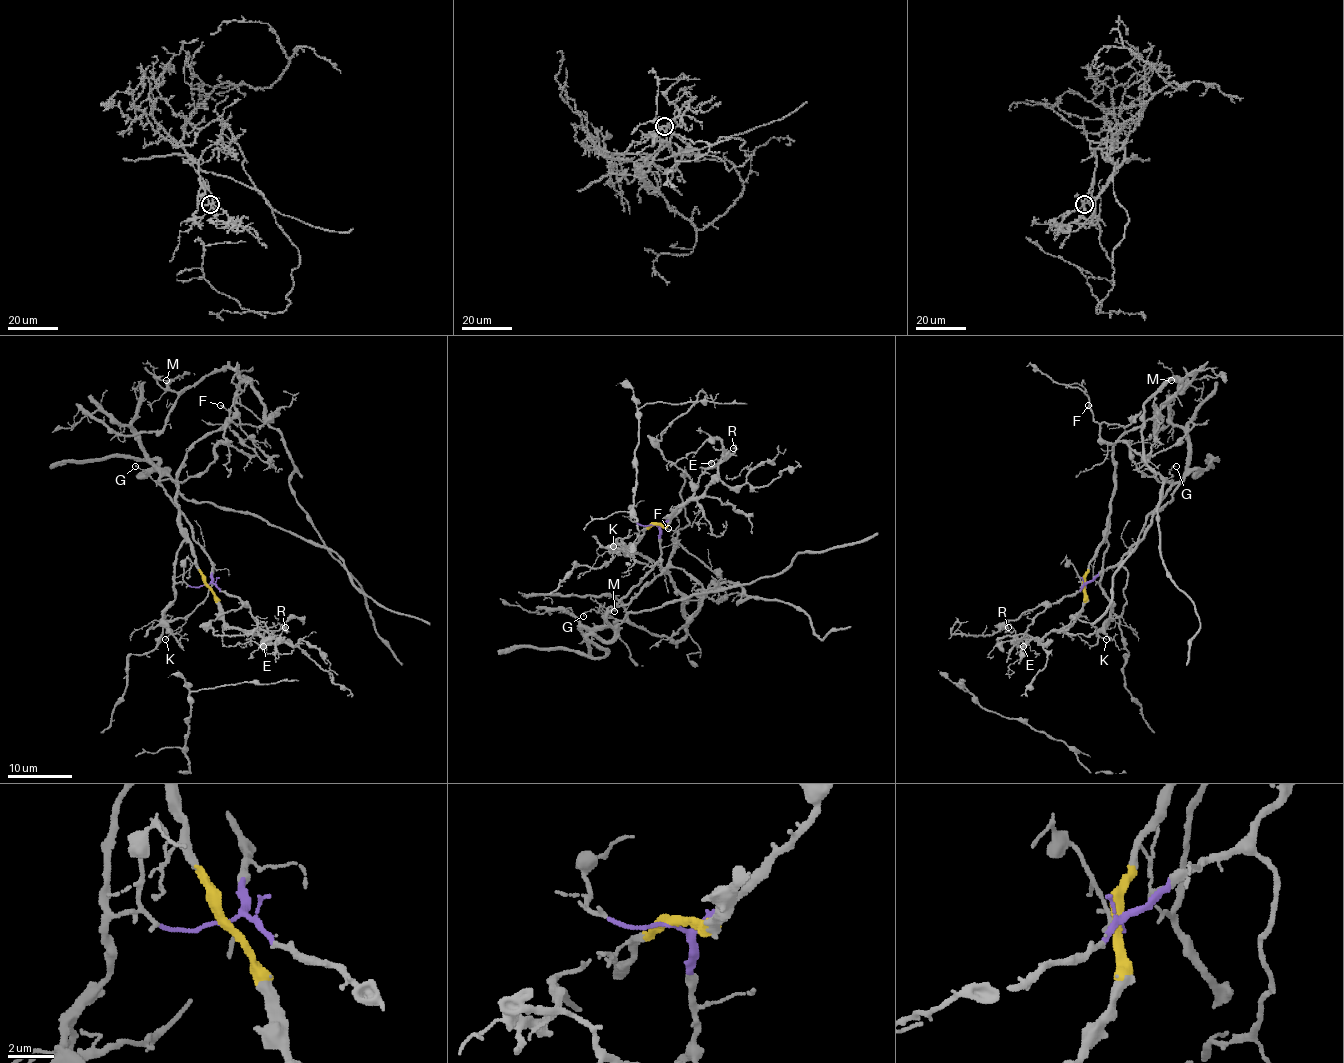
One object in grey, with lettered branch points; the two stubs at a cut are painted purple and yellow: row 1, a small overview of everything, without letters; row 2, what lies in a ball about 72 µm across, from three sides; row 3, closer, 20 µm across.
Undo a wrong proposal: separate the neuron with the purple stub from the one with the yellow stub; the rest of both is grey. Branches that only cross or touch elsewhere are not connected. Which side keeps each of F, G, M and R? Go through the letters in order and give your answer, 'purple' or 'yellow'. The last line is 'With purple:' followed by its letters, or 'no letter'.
F: purple
G: purple
M: yellow
R: purple
With purple: F, G, R

